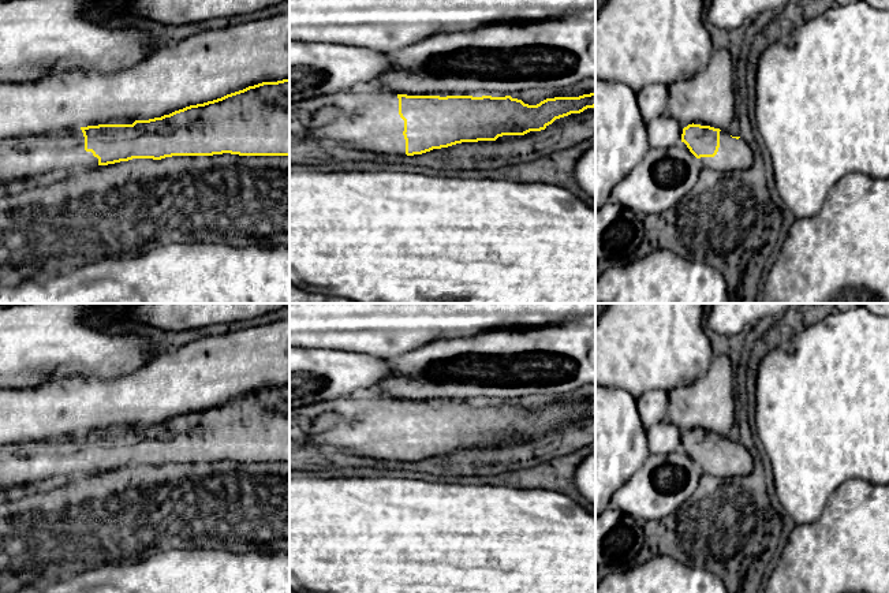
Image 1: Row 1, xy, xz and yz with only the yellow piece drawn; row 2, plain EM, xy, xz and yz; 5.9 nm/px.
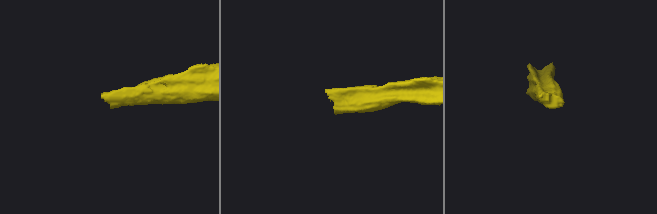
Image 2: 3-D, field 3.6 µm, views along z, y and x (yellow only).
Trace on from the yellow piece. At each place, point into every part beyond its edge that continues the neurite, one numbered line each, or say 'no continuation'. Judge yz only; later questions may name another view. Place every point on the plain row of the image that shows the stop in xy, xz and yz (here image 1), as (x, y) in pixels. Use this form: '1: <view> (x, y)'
1: yz (732, 461)

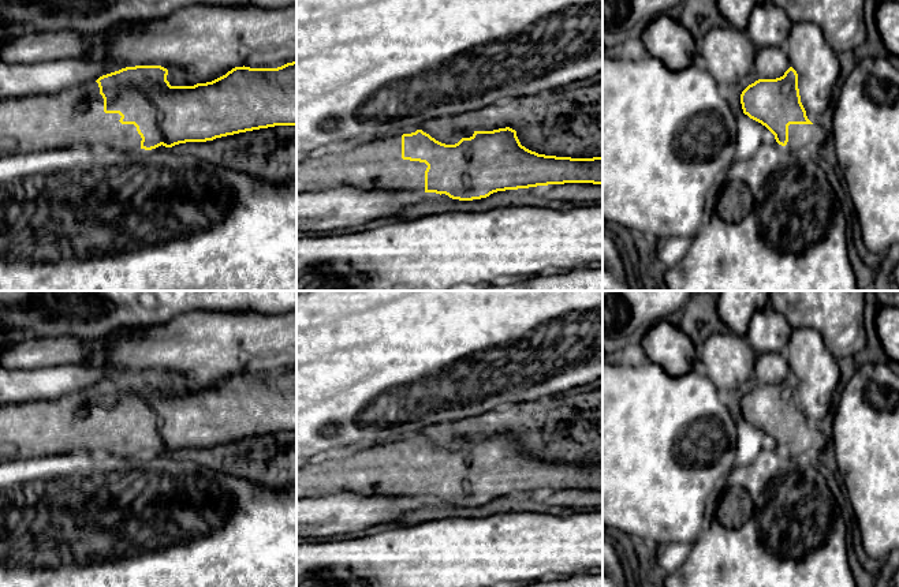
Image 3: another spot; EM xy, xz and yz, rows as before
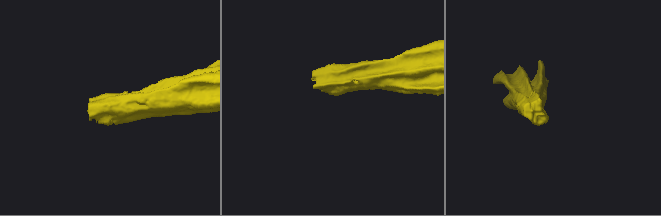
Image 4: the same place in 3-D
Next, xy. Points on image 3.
1: xy (75, 422)

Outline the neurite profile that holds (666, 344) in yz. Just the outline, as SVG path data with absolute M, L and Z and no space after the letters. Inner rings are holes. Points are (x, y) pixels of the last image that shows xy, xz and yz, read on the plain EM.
M668 319L650 326L641 344L648 360L660 364L672 377L684 375L700 363L691 339Z

